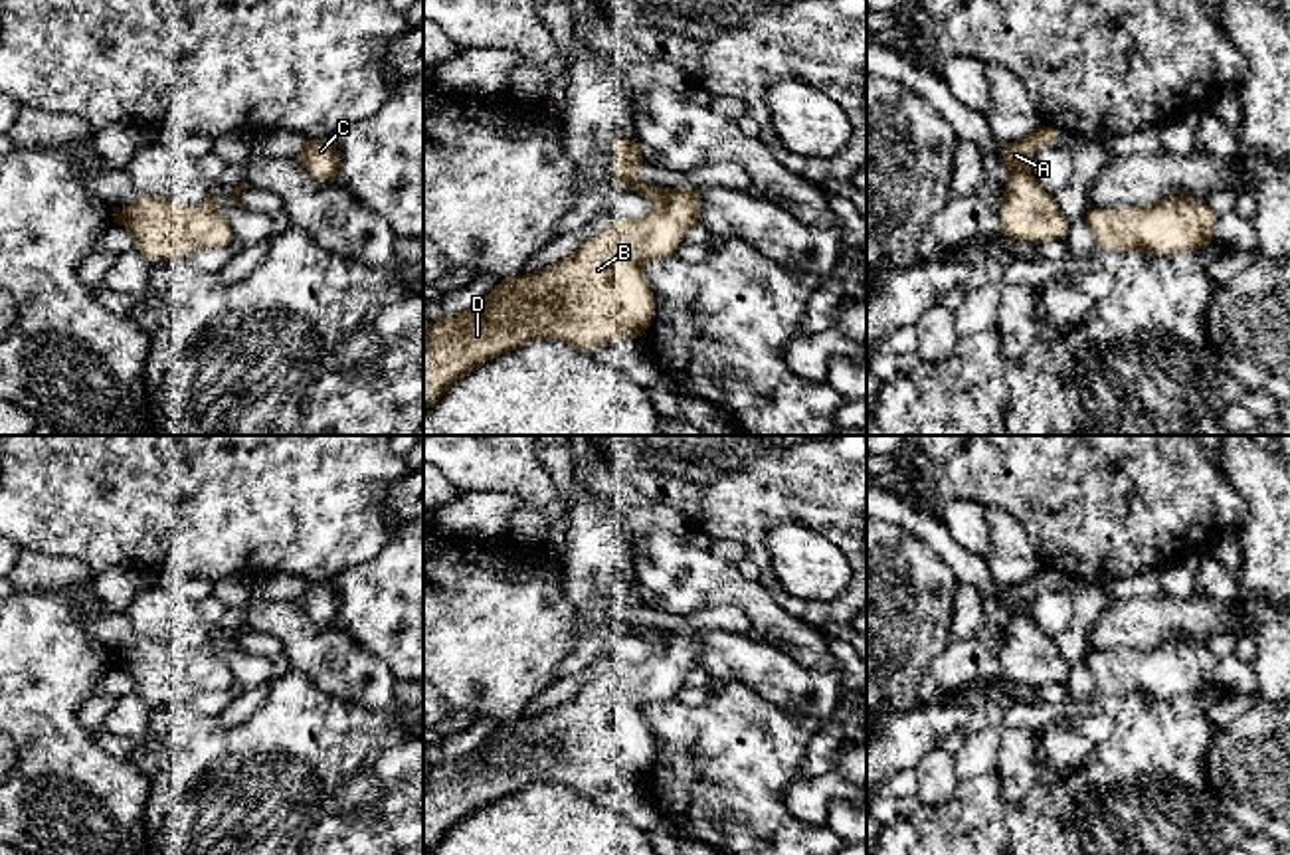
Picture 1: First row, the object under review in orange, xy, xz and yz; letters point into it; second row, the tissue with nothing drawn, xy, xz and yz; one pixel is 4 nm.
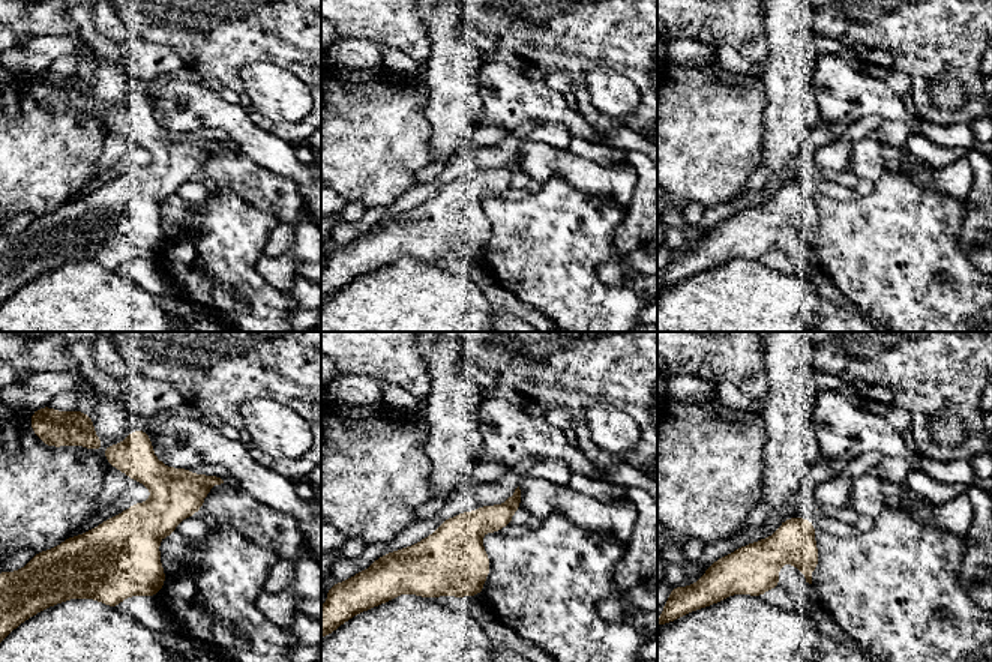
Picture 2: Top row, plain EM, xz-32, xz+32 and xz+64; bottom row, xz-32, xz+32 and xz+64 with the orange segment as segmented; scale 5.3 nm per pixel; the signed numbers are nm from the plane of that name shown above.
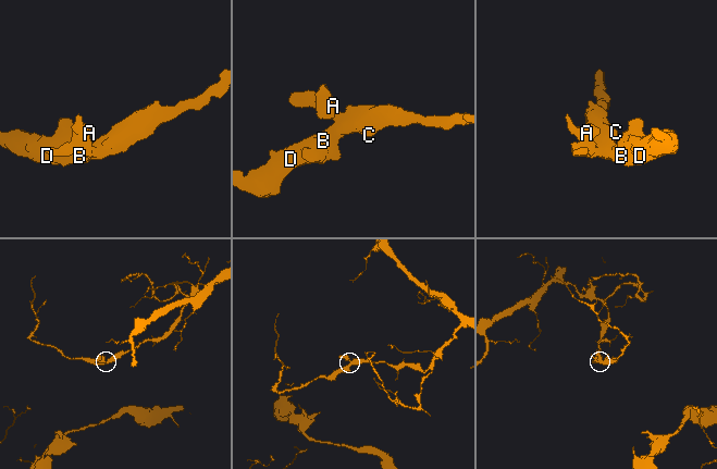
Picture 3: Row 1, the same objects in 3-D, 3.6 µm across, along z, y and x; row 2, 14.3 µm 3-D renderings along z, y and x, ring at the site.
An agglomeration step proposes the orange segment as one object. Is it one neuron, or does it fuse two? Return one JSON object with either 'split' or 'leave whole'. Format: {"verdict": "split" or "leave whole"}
{"verdict": "leave whole"}

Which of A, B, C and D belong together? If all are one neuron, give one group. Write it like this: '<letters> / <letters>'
A B C D

